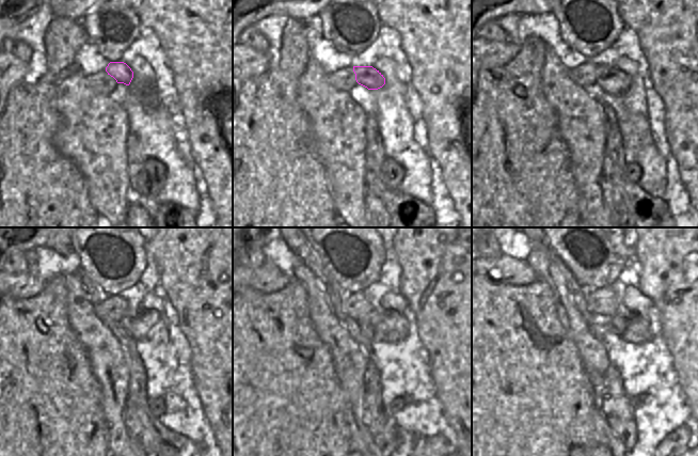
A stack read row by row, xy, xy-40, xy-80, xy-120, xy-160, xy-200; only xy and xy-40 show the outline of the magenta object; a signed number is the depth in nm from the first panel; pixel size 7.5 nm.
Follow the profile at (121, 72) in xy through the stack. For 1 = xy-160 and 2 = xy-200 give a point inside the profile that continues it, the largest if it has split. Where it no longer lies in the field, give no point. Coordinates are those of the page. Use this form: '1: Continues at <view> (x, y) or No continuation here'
1: Continues at xy-160 (392, 327)
2: Continues at xy-200 (637, 331).

